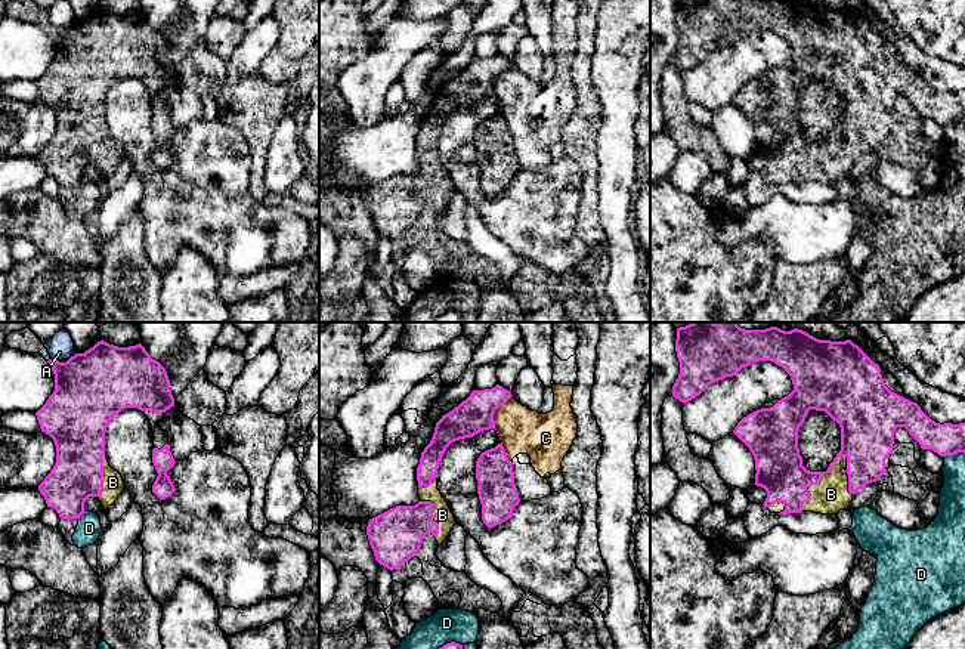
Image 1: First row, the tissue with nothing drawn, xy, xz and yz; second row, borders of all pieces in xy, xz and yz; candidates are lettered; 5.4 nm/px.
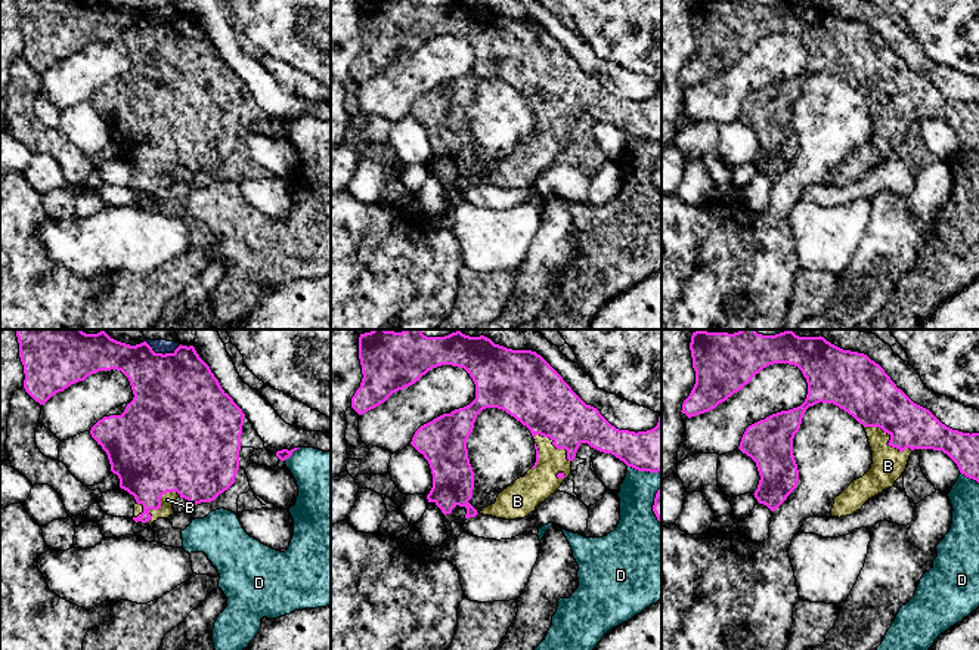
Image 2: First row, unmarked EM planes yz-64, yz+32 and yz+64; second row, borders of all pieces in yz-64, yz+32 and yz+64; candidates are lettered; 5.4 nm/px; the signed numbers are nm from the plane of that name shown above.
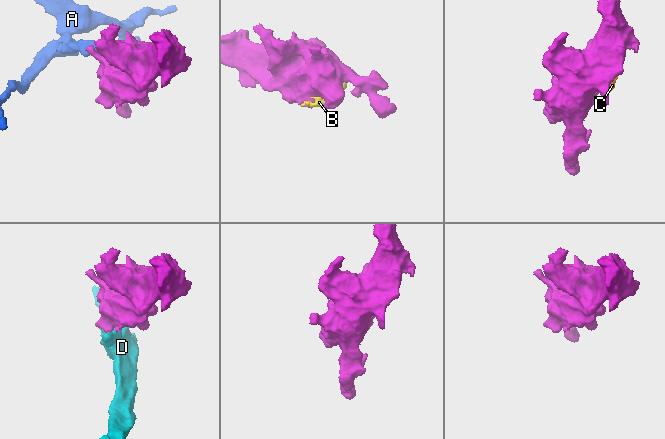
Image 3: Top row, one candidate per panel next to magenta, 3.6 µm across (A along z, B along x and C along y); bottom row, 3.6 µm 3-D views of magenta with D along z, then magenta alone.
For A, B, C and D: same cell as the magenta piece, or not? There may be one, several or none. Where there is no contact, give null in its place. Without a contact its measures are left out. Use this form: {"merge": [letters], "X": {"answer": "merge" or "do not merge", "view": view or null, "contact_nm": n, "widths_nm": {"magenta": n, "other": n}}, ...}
{"merge": ["B"], "A": {"answer": "do not merge", "view": "xy", "contact_nm": 60, "widths_nm": {"magenta": 400, "other": 140}}, "B": {"answer": "merge", "view": "yz", "contact_nm": 380, "widths_nm": {"magenta": 260, "other": 190}}, "C": {"answer": "do not merge", "view": "xz", "contact_nm": 240, "widths_nm": {"magenta": 200, "other": 260}}, "D": {"answer": "do not merge", "view": "yz", "contact_nm": 110, "widths_nm": {"magenta": 180, "other": 140}}}

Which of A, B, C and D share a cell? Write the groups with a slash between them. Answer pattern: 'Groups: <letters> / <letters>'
Groups: A / B / C / D

